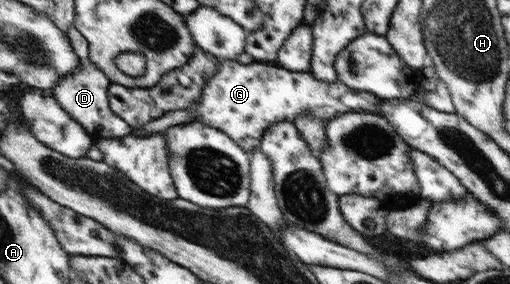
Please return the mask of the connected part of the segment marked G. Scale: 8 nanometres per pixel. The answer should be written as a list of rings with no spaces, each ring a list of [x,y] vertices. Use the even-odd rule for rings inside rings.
[[[222,59],[220,60],[217,73],[211,79],[207,80],[200,100],[195,104],[196,112],[194,112],[194,120],[221,129],[251,154],[255,148],[260,146],[264,133],[267,132],[270,126],[276,124],[276,122],[288,120],[294,123],[296,118],[300,118],[304,114],[310,114],[325,122],[332,120],[336,115],[345,114],[346,112],[355,111],[379,114],[378,106],[381,104],[382,99],[377,98],[377,95],[365,91],[353,90],[353,87],[348,87],[339,80],[334,83],[328,83],[313,78],[313,75],[307,71],[292,72],[280,68],[276,64],[253,62],[245,65],[239,63],[236,59]]]

